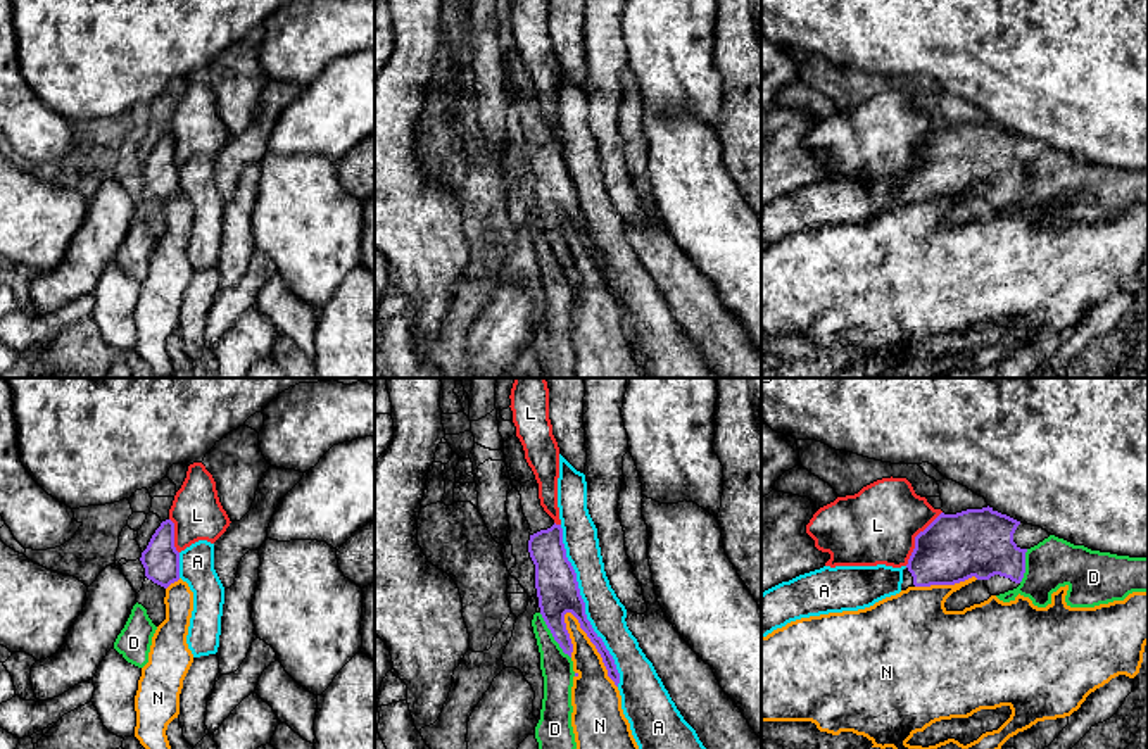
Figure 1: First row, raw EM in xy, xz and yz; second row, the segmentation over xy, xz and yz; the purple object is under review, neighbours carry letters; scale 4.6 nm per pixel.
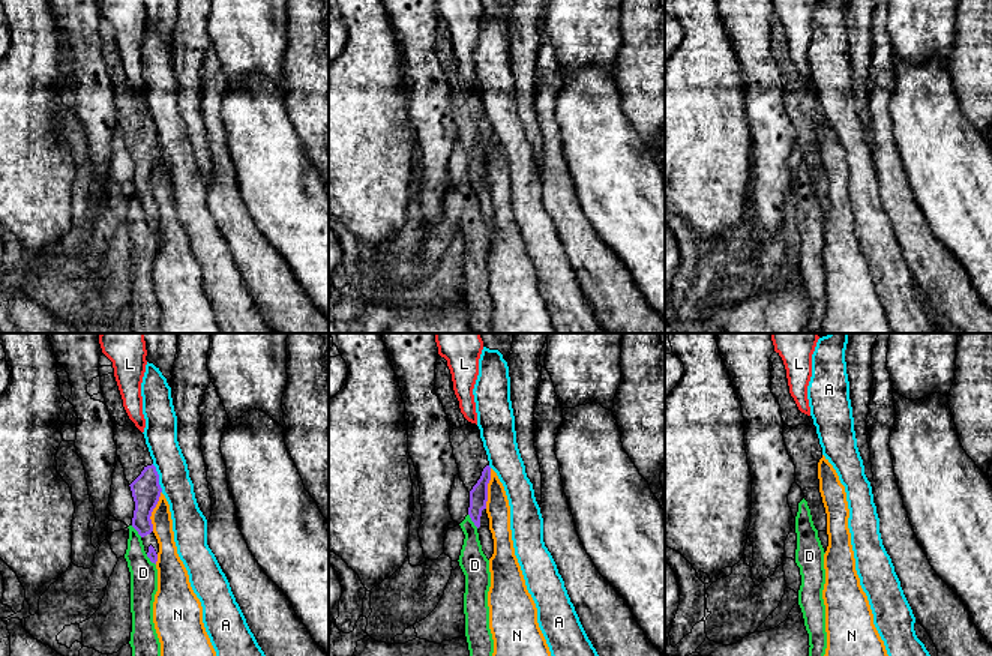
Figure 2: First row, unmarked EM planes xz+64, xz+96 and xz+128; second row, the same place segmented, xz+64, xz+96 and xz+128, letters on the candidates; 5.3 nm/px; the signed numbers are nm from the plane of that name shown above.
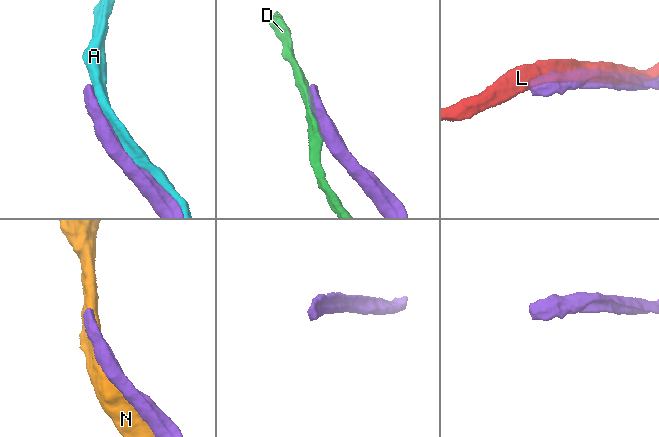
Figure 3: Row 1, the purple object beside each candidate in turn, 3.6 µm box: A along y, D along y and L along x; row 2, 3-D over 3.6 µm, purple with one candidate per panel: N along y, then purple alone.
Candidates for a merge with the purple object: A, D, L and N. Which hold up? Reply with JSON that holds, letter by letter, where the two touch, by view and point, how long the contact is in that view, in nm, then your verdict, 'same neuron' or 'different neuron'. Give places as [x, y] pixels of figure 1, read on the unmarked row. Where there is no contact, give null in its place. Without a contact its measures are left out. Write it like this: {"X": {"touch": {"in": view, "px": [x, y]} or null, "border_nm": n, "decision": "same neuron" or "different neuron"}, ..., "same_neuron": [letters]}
{"A": {"touch": {"in": "xz", "px": [584, 220]}, "border_nm": 800, "decision": "different neuron"}, "D": {"touch": {"in": "xz", "px": [553, 249]}, "border_nm": 260, "decision": "different neuron"}, "L": {"touch": {"in": "yz", "px": [915, 152]}, "border_nm": 300, "decision": "different neuron"}, "N": {"touch": {"in": "xz", "px": [596, 261]}, "border_nm": 420, "decision": "different neuron"}, "same_neuron": []}

